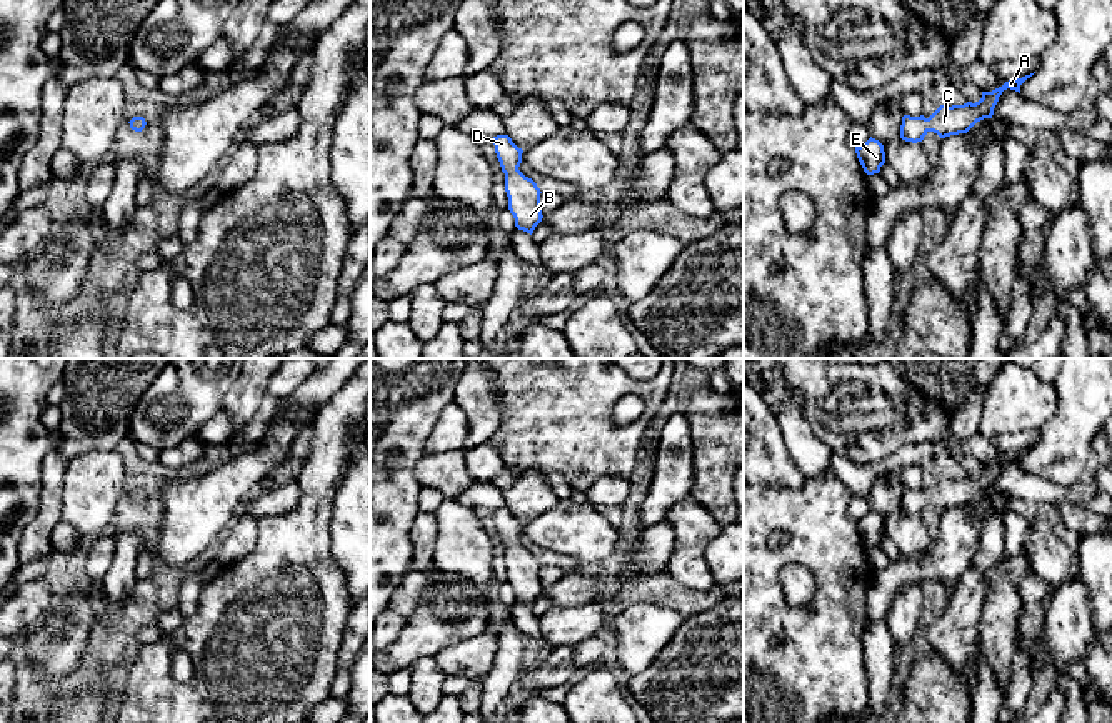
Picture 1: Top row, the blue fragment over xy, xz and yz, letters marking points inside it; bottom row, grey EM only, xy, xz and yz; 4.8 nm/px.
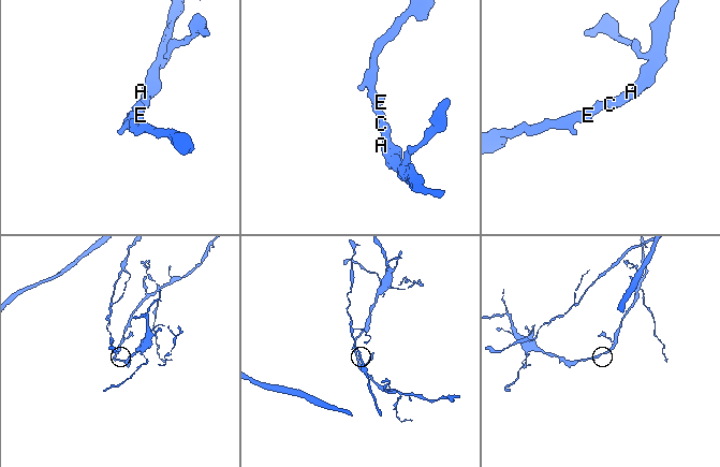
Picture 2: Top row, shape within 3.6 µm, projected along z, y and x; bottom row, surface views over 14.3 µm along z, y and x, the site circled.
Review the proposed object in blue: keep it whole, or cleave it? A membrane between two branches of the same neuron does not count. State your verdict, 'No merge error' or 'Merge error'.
No merge error

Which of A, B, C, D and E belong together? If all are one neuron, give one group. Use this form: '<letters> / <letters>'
A B C D E

